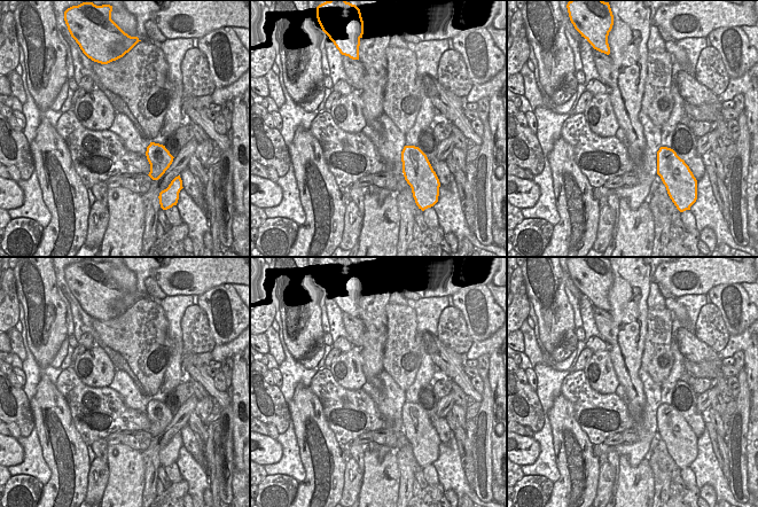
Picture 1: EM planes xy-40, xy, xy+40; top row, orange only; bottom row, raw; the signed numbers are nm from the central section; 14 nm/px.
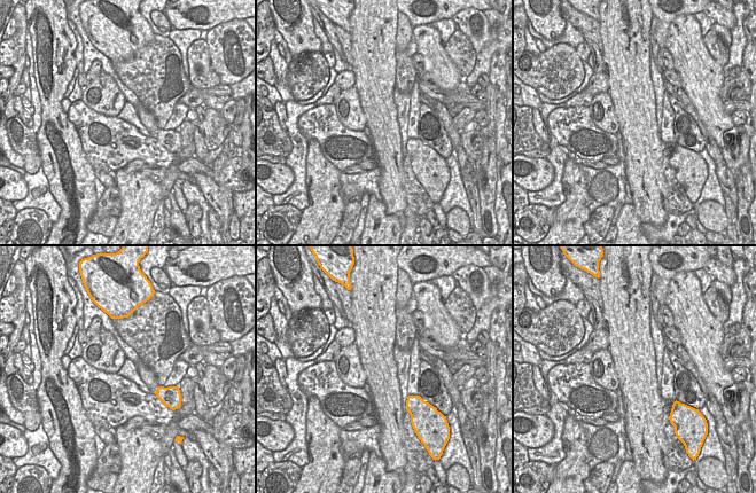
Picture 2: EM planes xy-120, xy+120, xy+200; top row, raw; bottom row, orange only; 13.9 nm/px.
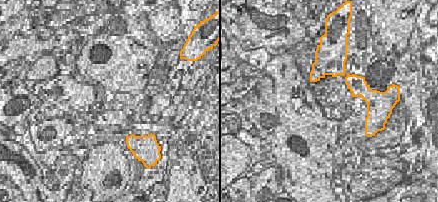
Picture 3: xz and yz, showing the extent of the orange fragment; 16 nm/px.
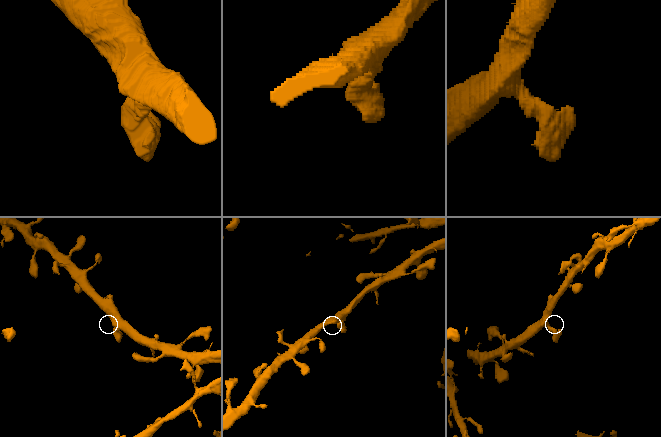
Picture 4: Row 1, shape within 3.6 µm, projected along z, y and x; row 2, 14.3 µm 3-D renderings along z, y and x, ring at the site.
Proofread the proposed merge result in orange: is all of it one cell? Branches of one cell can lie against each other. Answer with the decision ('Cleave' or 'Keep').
Keep.

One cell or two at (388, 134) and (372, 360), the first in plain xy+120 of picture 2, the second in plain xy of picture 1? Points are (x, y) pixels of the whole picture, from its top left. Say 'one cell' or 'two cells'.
one cell

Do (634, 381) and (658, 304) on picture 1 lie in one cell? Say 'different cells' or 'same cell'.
different cells

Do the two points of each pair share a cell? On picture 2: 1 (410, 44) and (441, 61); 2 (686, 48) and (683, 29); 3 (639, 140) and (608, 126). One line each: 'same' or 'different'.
1: different
2: same
3: different

